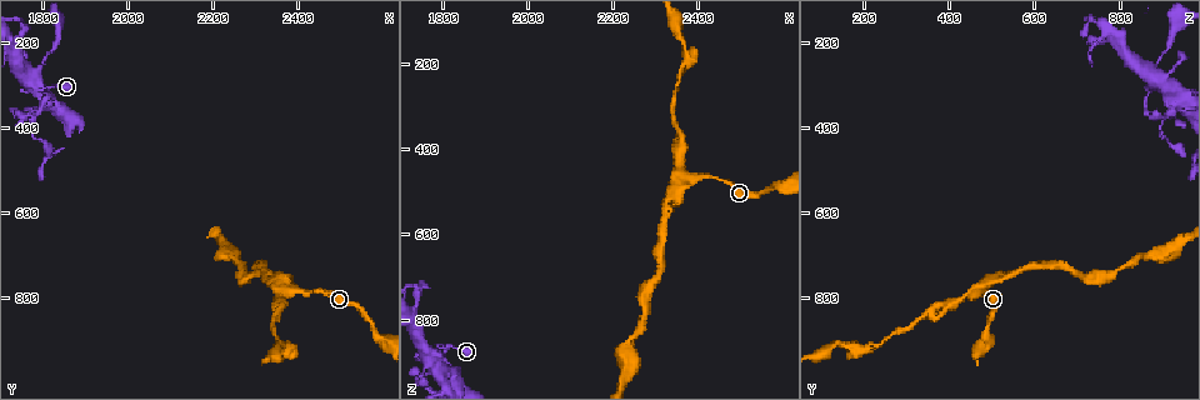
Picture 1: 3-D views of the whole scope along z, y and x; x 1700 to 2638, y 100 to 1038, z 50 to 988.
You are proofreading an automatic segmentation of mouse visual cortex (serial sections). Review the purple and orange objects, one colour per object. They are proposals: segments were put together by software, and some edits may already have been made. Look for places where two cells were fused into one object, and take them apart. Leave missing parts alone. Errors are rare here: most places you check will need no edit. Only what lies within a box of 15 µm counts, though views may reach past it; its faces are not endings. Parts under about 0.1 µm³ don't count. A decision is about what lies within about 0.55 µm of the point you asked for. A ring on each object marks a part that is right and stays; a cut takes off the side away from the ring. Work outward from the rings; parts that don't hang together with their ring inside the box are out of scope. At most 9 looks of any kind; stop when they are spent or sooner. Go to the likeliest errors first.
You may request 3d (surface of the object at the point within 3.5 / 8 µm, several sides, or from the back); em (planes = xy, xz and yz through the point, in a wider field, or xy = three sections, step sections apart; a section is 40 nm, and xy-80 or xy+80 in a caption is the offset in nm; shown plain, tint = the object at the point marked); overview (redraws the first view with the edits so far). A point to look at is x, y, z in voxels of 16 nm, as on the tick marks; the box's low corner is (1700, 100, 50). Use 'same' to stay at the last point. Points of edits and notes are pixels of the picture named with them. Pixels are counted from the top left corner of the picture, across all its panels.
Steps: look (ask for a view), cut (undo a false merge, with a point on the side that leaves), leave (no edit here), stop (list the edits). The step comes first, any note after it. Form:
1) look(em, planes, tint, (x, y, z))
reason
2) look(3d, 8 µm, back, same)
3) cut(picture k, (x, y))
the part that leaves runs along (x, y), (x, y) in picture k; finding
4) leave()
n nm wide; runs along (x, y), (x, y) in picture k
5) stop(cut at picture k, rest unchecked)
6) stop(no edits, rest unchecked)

look(3d, 3.5 µm, back, (2360, 820, 365))
calibre changes

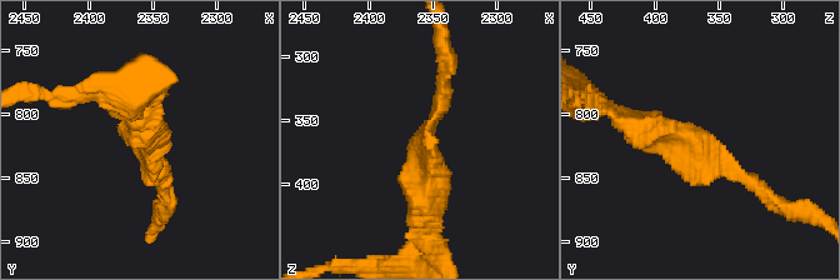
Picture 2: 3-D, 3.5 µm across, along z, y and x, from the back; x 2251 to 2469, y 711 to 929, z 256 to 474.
look(em, xy, step 1, tint, (2364, 824, 364))
need the tissue

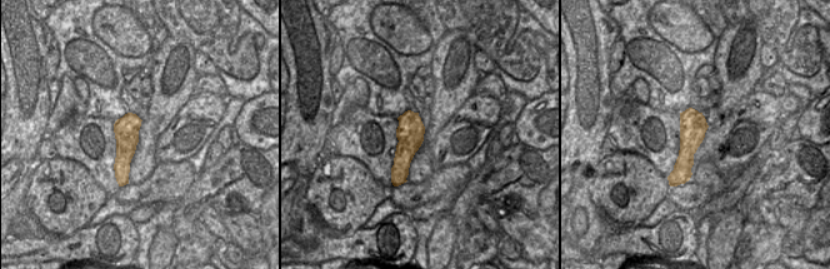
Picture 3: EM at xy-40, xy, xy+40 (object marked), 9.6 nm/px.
leave()
runs along (691, 111), (691, 137), (675, 180) in picture 3; continuous, no second cell

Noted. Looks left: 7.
look(3d, 8 µm, (2355, 910, 125))
calibre changes

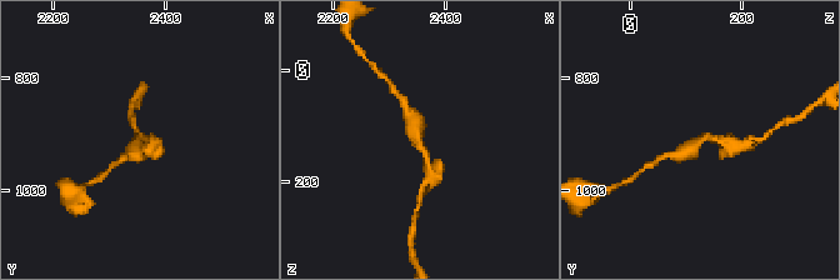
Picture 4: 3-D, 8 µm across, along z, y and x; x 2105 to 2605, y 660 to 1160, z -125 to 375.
look(3d, 3.5 µm, (2355, 915, 120))

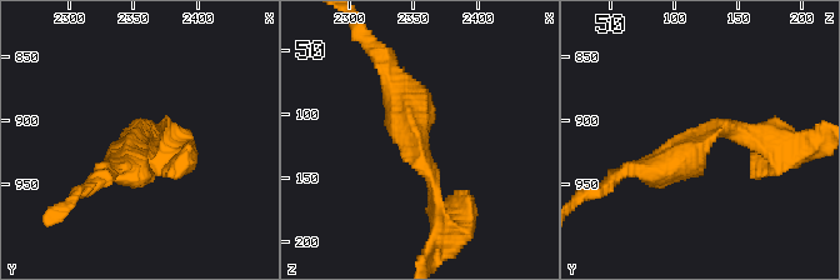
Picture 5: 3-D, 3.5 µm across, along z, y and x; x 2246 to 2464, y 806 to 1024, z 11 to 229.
look(em, planes, tint, (2350, 910, 122))
arms of 200, 450 nm; shape alone is not enough

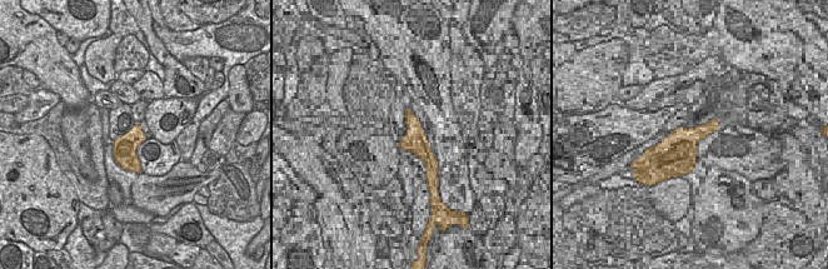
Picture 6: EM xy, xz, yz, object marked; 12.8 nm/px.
leave()
runs along (439, 218), (409, 103), (389, 84) in picture 5; all the same cell

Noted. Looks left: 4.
look(3d, 8 µm, (1775, 295, 885))

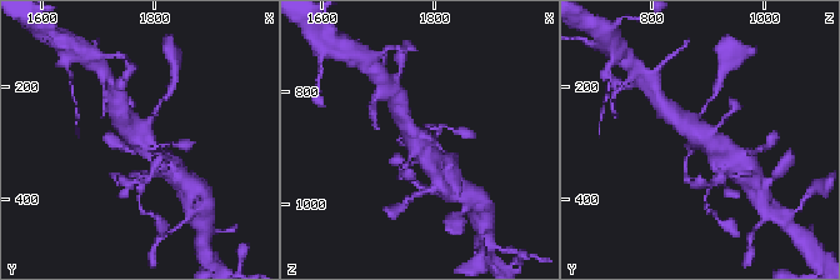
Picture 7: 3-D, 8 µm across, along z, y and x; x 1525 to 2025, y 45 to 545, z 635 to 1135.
look(3d, 3.5 µm, (1775, 295, 880))

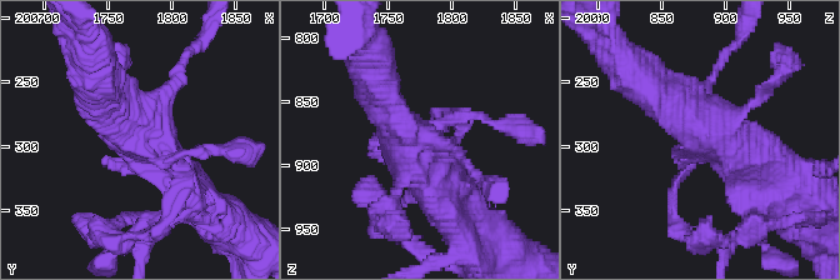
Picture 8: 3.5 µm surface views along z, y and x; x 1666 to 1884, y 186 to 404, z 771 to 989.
leave()
runs along (206, 153), (156, 160), (99, 95) in picture 8; continuous, no second cell

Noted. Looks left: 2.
look(3d, 3.5 µm, (2245, 700, 875))
thick turns thin

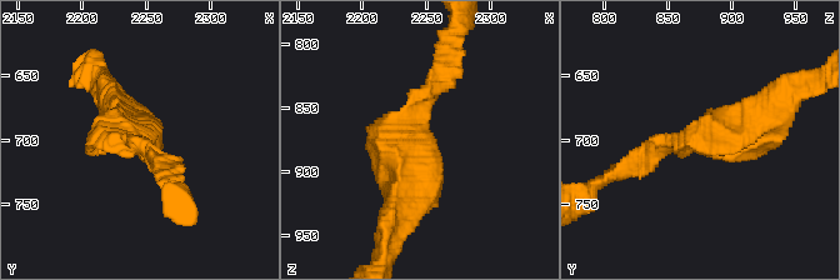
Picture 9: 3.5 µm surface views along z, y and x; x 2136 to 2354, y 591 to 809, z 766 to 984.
look(em, planes, tint, (2240, 700, 874))

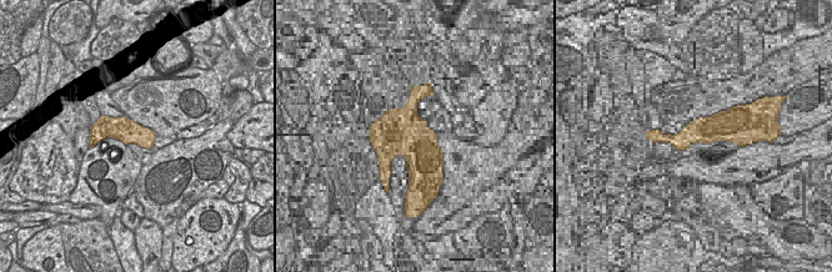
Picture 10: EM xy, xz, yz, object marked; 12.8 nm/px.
leave()
300 nm wide; runs along (630, 164), (765, 119) in picture 9; all the same cell

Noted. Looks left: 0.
stop(no edits, rest unchecked)

